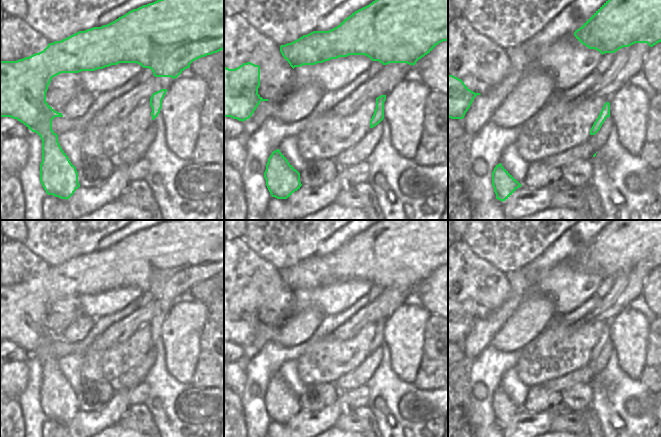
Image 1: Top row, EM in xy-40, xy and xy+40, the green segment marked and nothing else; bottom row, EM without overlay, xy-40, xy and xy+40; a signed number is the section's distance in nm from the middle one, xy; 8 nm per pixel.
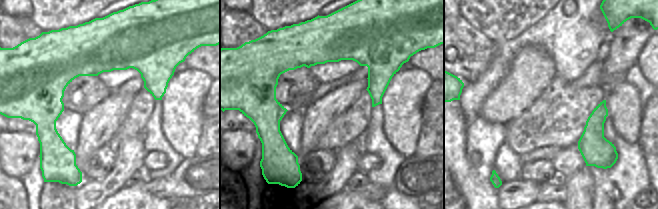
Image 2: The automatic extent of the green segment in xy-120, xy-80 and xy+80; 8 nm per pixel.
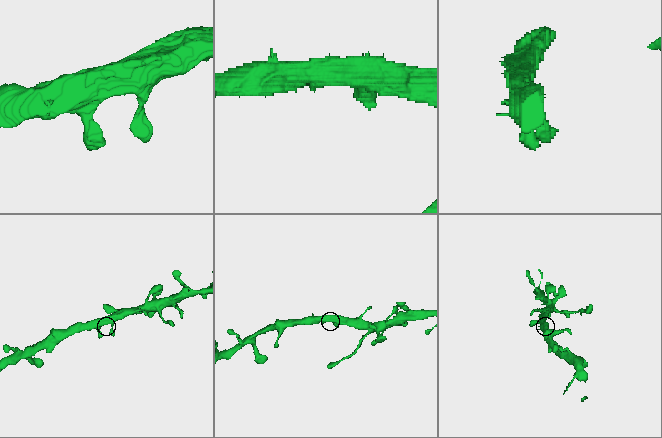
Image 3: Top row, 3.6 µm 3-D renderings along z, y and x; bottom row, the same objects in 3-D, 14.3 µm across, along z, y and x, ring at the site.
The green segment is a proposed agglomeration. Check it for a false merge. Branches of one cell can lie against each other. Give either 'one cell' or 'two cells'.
one cell

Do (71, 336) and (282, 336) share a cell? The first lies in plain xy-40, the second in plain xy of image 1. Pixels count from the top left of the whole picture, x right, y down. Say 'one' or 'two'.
one

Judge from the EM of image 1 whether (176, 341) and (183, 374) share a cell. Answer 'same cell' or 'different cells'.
same cell

